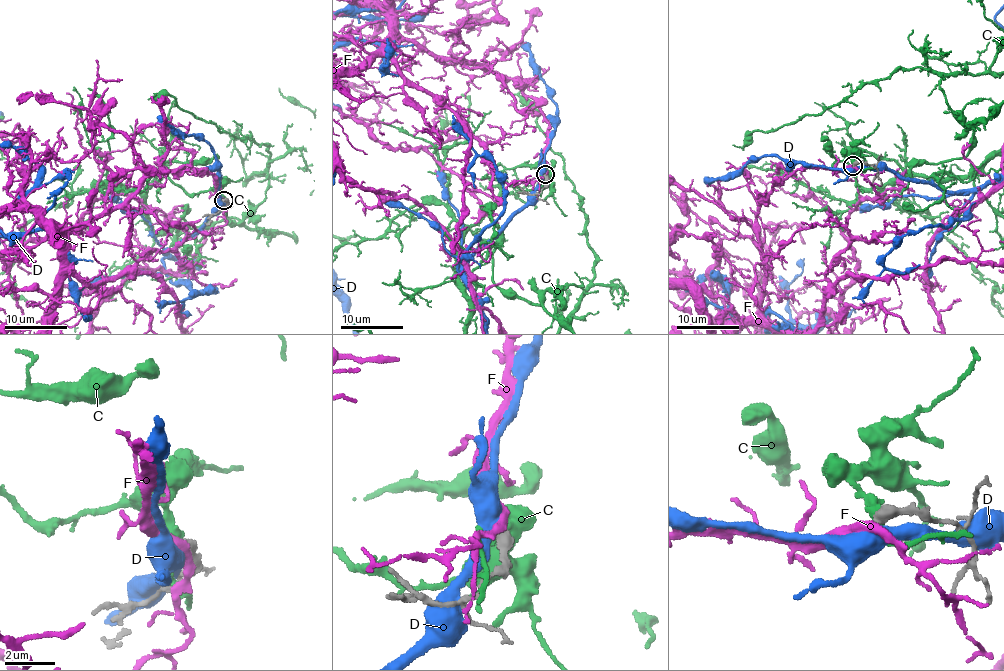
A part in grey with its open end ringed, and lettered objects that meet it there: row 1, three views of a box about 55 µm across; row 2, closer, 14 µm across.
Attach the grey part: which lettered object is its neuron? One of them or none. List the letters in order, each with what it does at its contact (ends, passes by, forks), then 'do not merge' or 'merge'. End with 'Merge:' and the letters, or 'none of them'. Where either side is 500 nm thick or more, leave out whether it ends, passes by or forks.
C: it passes by; do not merge
D: do not merge
F: it passes by; merge
Merge: F

